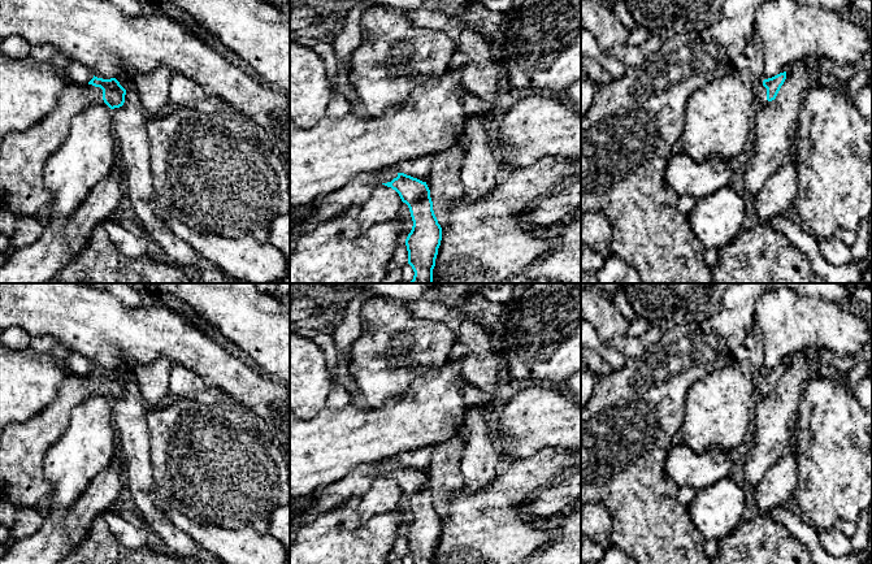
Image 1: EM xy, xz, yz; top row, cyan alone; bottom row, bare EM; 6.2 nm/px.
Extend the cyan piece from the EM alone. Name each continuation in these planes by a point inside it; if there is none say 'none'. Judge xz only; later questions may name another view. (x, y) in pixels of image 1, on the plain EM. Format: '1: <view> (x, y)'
1: xz (354, 485)

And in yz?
1: yz (762, 384)

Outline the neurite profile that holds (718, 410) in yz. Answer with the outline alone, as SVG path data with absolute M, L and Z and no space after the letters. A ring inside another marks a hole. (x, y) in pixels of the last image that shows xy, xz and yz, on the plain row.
M733 360L724 368L712 370L689 389L680 428L680 442L697 454L713 448L723 448L733 454L742 452L756 400L756 381L751 369L745 370L738 361Z

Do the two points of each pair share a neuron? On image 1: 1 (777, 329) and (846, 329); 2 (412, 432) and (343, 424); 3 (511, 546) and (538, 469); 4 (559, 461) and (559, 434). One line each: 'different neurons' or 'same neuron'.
1: same neuron
2: same neuron
3: same neuron
4: different neurons

